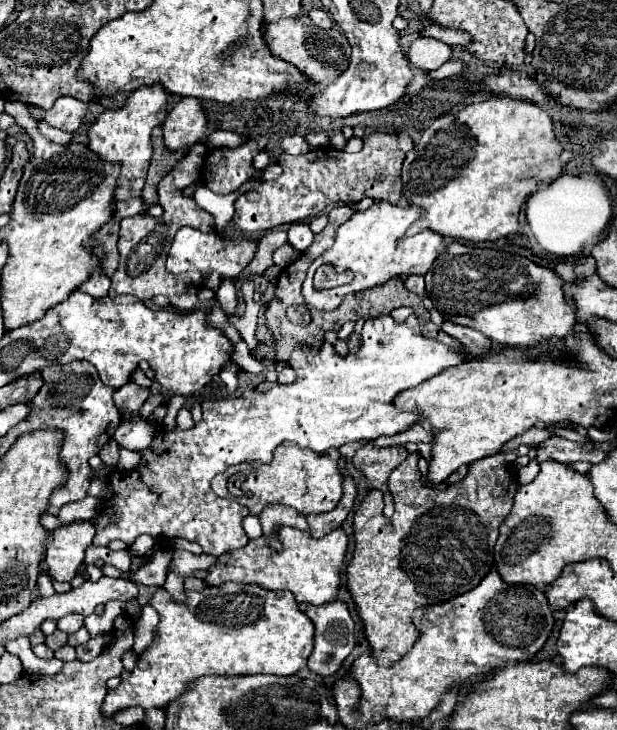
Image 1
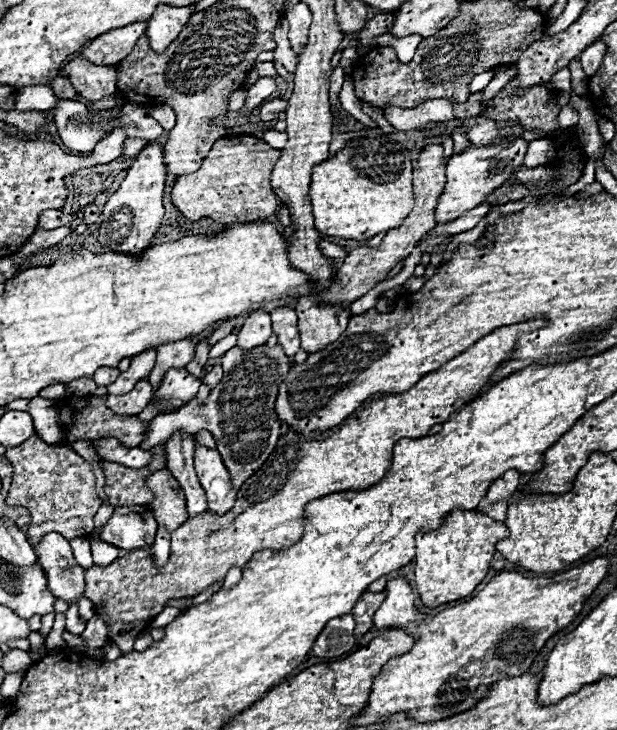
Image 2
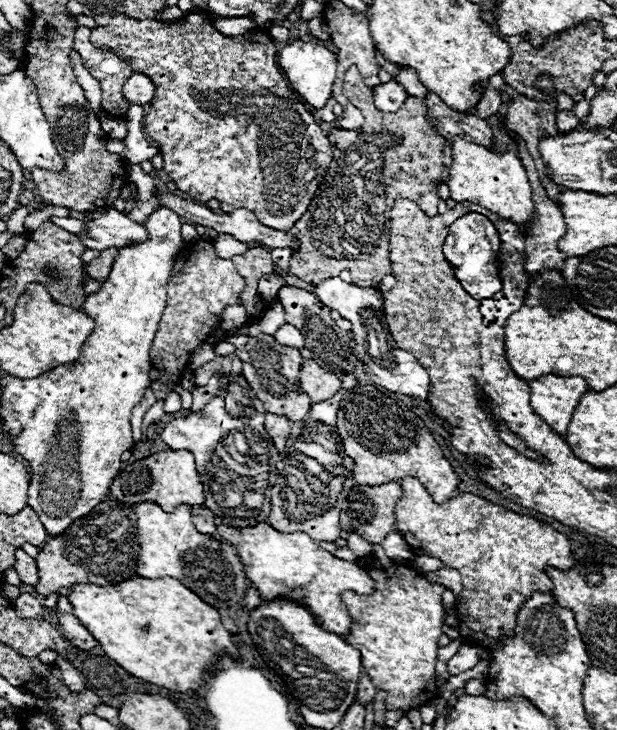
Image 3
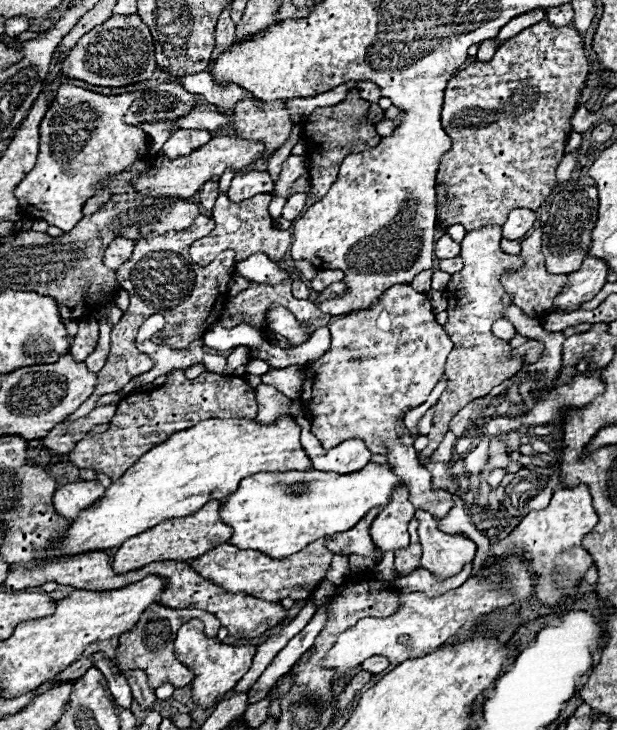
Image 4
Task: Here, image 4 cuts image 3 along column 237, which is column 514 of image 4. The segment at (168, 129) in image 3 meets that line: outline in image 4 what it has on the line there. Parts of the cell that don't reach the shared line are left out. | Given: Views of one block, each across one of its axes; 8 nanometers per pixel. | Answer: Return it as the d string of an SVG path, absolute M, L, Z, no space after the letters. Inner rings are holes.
M544 16L538 24L506 40L490 62L472 62L446 86L442 126L452 138L452 148L442 154L436 176L438 226L462 224L466 230L506 222L506 214L518 206L538 210L556 184L556 168L564 156L564 144L572 132L570 118L578 108L578 96L586 82L588 58L582 38L572 26L554 28Z

